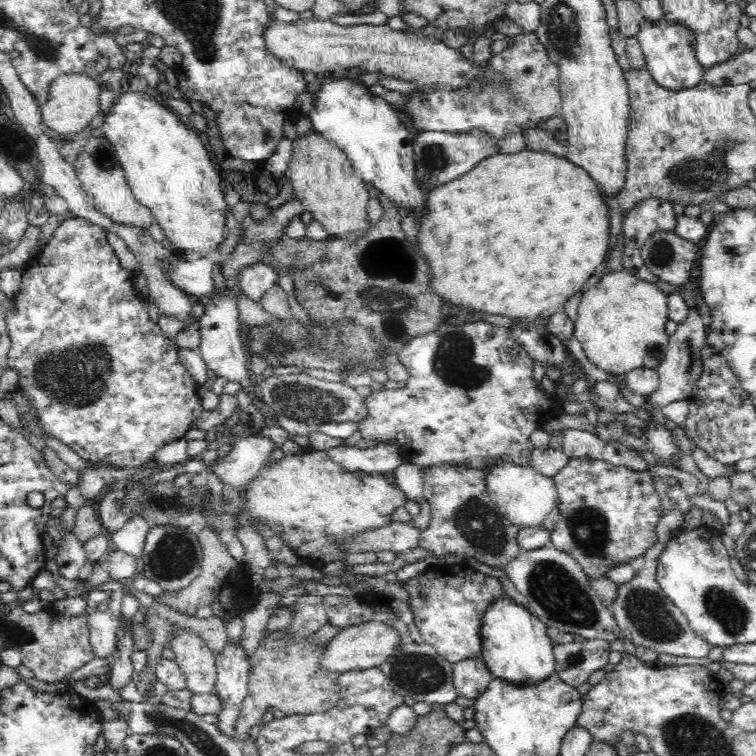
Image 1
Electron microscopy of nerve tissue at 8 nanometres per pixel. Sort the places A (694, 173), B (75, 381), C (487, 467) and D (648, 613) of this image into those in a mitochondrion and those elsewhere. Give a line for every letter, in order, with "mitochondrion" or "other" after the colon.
A: mitochondrion
B: mitochondrion
C: other
D: mitochondrion

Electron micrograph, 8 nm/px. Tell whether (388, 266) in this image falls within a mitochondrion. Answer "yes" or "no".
yes

